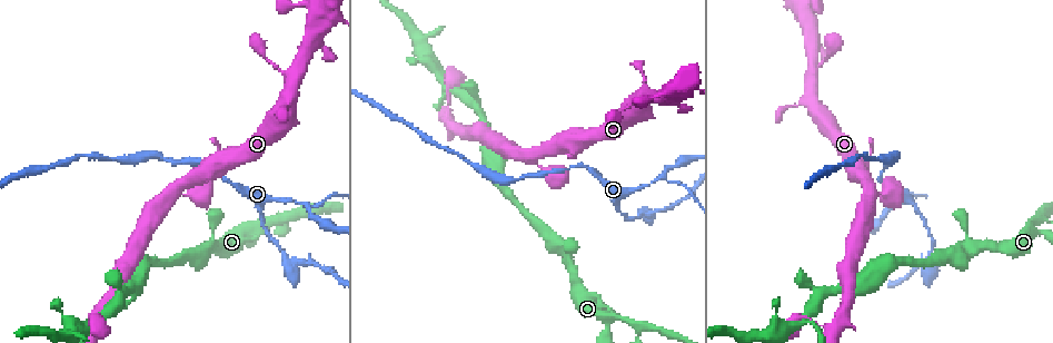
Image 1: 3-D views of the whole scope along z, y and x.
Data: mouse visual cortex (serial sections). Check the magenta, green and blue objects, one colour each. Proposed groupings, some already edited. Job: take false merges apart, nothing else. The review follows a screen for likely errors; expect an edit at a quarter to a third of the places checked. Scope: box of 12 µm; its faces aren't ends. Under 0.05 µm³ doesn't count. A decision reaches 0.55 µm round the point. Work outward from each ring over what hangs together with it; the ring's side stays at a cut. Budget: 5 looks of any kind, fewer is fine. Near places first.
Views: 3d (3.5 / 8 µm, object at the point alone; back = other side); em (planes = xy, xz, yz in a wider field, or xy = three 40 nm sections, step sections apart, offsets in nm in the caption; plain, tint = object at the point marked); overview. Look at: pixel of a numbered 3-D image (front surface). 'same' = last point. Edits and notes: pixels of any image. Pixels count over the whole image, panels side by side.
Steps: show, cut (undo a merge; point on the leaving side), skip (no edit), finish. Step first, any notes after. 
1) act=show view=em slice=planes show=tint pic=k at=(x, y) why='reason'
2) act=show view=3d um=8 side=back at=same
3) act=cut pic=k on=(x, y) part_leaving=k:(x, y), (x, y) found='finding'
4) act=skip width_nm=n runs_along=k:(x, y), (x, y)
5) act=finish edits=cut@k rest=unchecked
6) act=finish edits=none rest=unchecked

act=show view=3d um=3.5 pic=1 at=(288, 259) why='a fork'

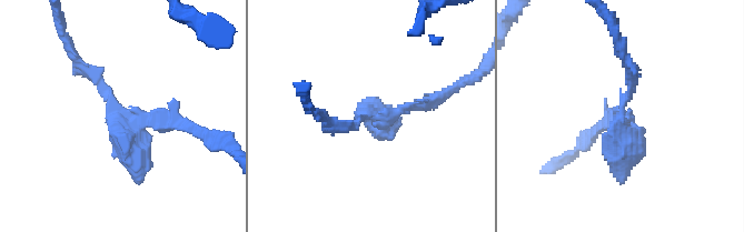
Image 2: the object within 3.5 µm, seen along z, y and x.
act=show view=em slice=xy step=5 show=tint pic=2 at=(370, 113) why='need the tissue'

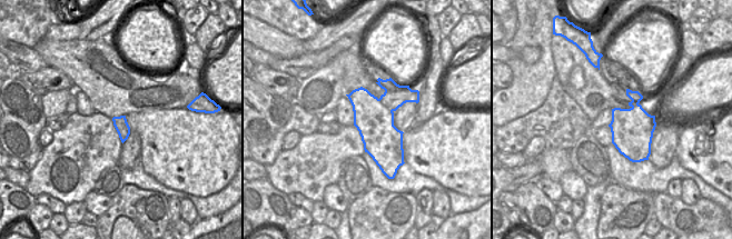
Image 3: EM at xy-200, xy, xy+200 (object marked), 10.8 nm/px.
act=show view=em slice=xy step=1 show=tint at=same why='another direction'

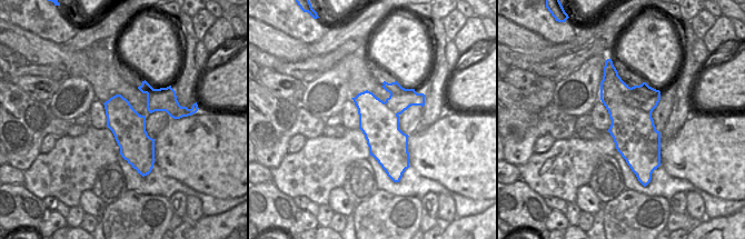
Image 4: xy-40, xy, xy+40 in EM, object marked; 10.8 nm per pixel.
act=cut pic=2 on=(598, 129) border=4:(622, 97), (629, 106), (651, 113) found='two cells meet here'

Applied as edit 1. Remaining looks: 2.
act=show view=3d um=3.5 pic=1 at=(804, 320)

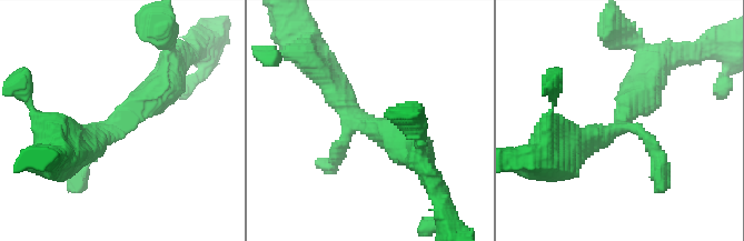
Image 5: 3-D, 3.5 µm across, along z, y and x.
act=show view=em slice=xy step=3 show=tint pic=5 at=(359, 122) arms=3 arm_widths_nm=200,300,450 why='now the EM'

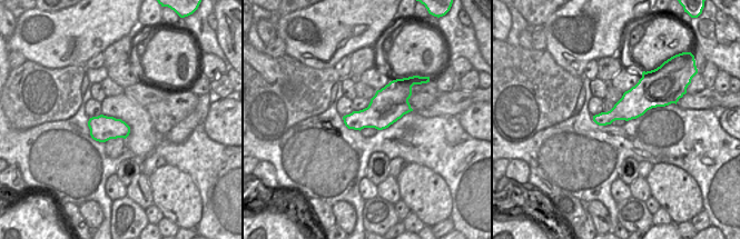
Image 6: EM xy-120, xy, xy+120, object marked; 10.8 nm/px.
act=skip runs_along=5:(414, 152), (356, 119), (321, 68) found='all the same cell'

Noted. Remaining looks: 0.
act=finish edits=cut@2 rest=unchecked

